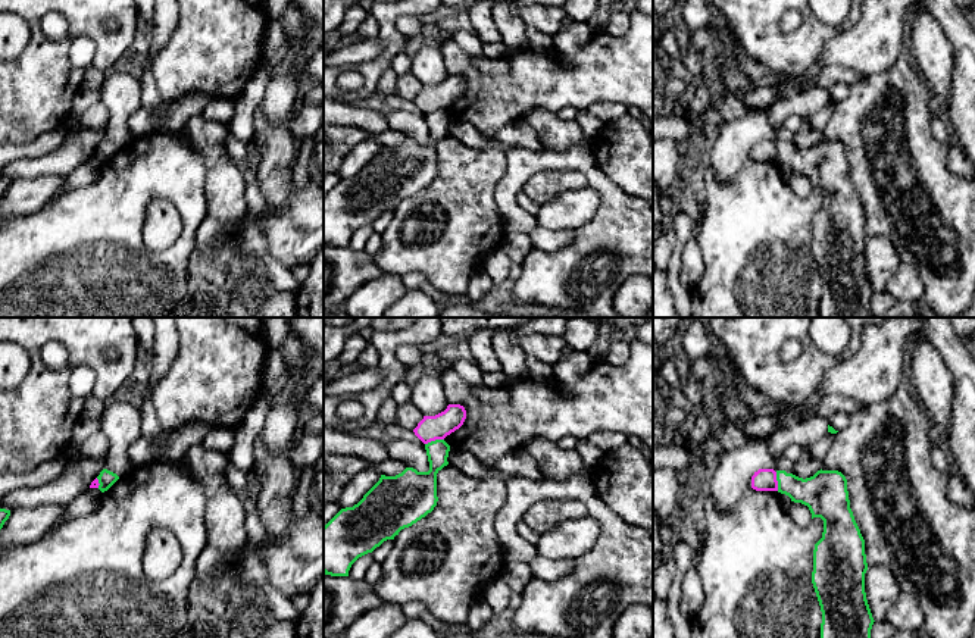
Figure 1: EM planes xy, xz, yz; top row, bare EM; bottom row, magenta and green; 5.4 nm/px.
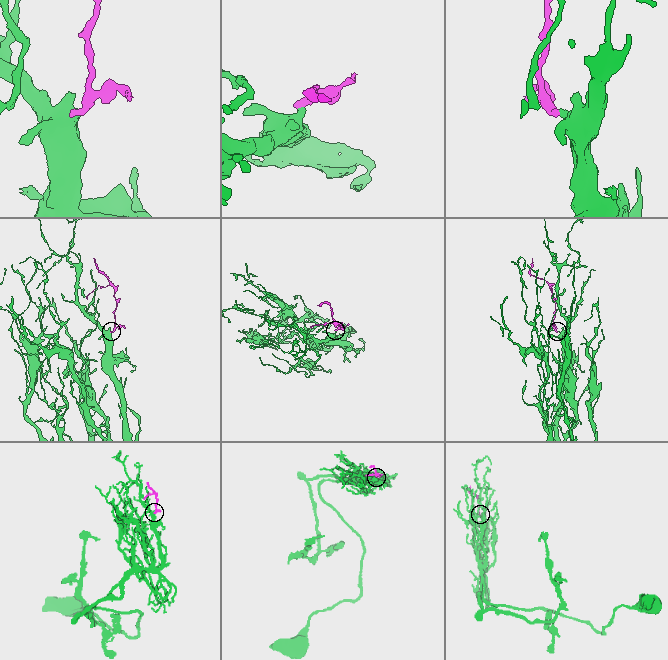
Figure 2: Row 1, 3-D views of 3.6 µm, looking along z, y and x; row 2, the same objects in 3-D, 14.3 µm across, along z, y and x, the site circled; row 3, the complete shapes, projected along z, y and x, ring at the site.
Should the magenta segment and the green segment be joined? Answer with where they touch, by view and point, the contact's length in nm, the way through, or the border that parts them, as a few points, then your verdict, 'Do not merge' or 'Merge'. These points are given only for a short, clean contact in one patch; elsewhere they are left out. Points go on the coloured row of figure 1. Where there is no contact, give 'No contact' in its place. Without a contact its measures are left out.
Touches magenta at xz (434, 440). Shared border 110 nm. Boundary: xz (443, 438), (436, 438), (425, 444). Do not merge

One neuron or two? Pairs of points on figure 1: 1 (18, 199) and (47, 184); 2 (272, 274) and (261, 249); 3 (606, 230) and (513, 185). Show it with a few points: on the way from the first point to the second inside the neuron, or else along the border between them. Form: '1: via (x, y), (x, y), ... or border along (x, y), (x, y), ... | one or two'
1: via (25, 196), (40, 191) | one
2: via (272, 268), (263, 255) | one
3: via (608, 196), (608, 190), (577, 159), (544, 159) | one

